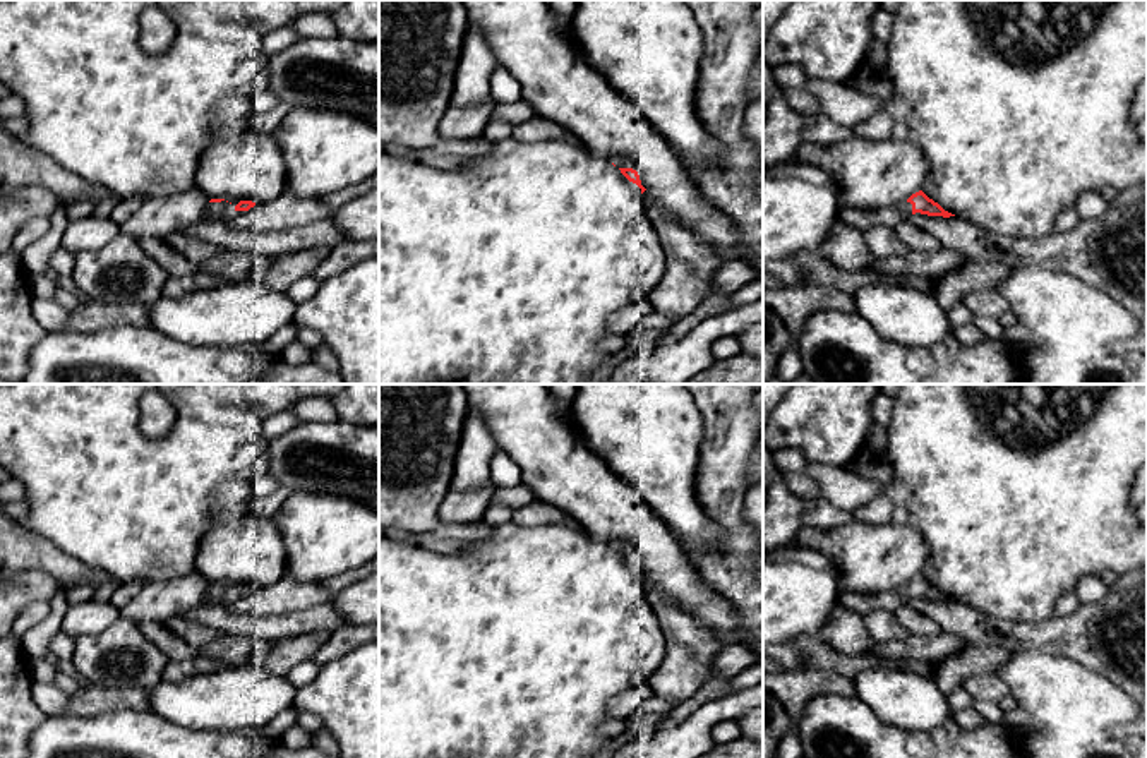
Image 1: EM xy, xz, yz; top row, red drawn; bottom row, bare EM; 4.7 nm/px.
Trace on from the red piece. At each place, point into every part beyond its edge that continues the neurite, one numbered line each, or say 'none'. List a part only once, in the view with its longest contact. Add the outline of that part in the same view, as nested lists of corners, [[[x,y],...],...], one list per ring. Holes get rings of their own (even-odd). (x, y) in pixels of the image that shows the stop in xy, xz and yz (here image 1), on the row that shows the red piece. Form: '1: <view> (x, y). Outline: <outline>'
1: xy (215, 211). Outline: [[[221,201],[221,202],[207,202],[204,211],[204,221],[221,221],[230,218],[235,213],[235,206]]]
2: xz (691, 263). Outline: [[[648,190],[643,192],[643,204],[665,252],[665,273],[646,300],[653,310],[682,319],[712,295],[715,274],[725,259],[705,238],[664,213]]]

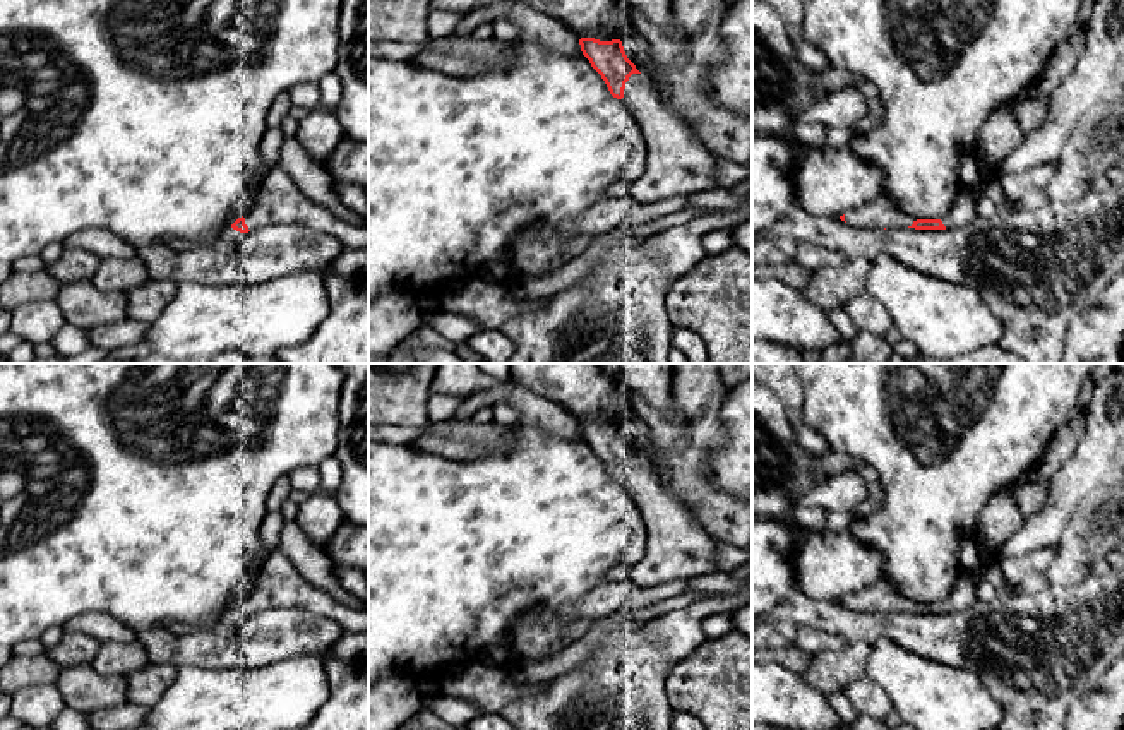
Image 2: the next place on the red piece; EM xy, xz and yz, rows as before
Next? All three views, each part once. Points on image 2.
1: xz (677, 165). Outline: [[[643,74],[629,77],[622,103],[646,144],[646,168],[627,190],[634,202],[656,204],[720,188],[716,158],[667,110]]]

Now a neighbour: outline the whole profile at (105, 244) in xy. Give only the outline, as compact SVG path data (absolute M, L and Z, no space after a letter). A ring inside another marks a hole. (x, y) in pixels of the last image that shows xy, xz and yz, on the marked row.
M87 228L72 233L62 242L69 250L87 250L101 259L132 259L137 257L137 248L105 228Z

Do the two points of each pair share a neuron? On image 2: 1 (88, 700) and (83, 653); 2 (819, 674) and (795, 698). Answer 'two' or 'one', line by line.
1: one
2: two

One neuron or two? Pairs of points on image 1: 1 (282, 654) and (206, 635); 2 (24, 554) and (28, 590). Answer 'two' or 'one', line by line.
1: one
2: two

